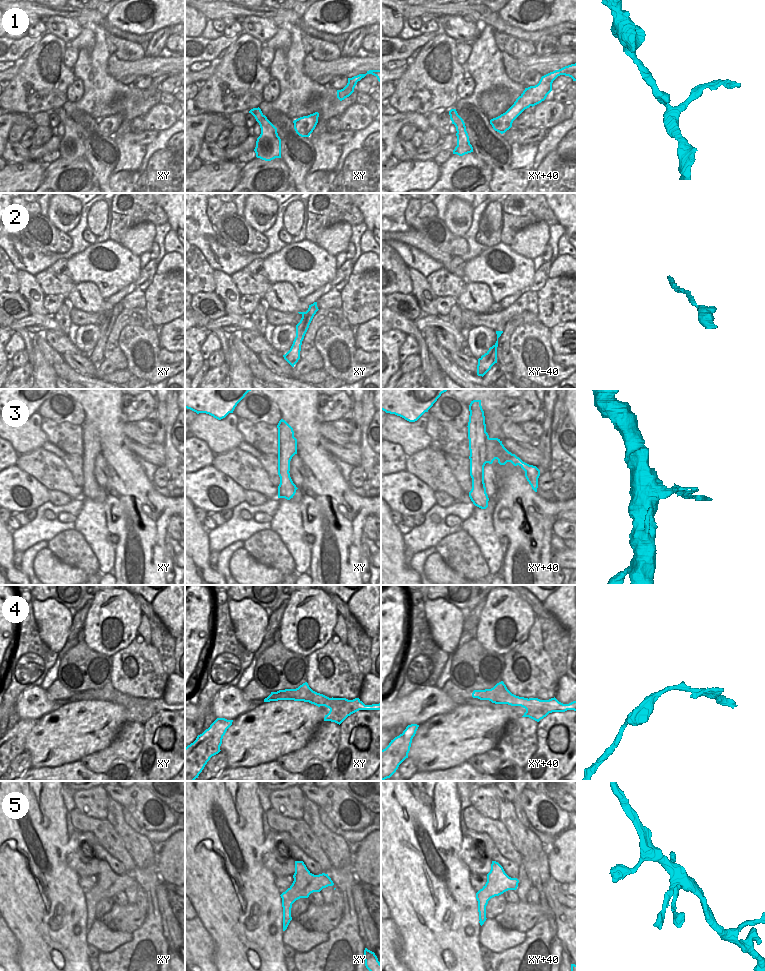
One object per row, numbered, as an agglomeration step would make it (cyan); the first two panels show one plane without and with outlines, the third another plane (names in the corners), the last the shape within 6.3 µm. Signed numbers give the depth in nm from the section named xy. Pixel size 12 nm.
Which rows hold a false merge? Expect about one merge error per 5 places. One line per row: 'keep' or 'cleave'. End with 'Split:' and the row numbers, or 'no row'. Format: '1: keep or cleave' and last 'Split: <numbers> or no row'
1: keep
2: keep
3: cleave
4: cleave
5: cleave
Split: 3, 4, 5

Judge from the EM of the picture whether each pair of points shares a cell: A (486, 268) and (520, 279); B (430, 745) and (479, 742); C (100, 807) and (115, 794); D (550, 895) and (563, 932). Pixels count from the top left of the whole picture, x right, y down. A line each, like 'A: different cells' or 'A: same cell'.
A: same cell
B: same cell
C: different cells
D: same cell

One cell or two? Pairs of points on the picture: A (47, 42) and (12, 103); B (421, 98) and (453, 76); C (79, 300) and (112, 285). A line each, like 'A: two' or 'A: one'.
A: one
B: one
C: two

